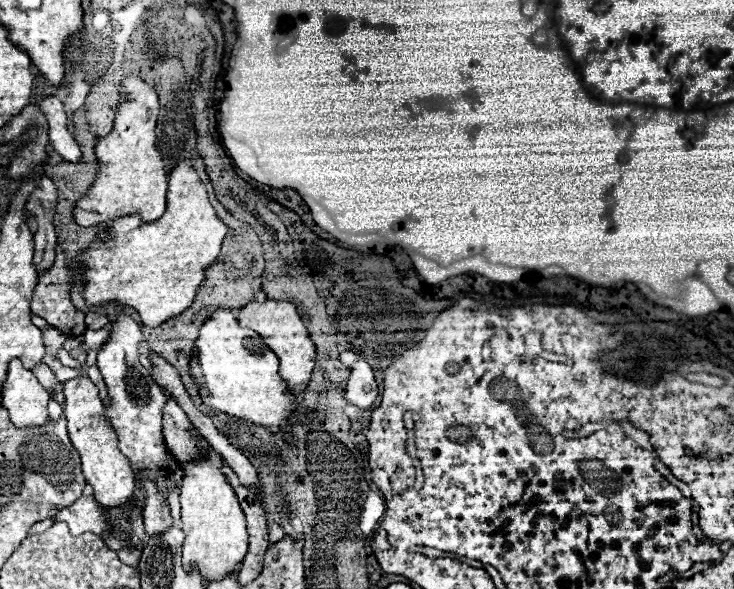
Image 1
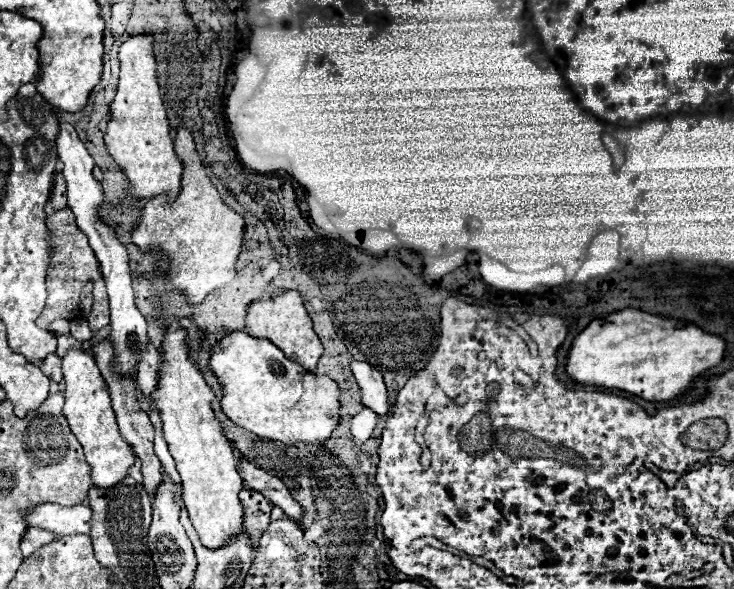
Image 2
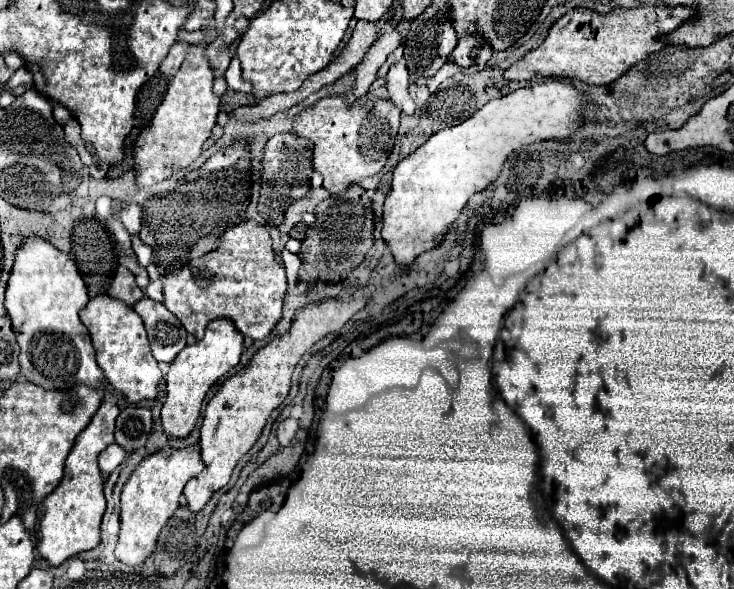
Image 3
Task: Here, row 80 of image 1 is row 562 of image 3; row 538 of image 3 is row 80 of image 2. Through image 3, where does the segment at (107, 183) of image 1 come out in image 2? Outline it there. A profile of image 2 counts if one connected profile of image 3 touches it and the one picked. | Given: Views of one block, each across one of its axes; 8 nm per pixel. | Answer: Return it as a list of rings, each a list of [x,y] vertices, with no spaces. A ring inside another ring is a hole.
[[[138,34],[126,40],[118,50],[120,80],[114,102],[110,106],[112,118],[108,122],[104,144],[108,154],[116,160],[116,164],[120,164],[120,170],[128,180],[130,198],[150,200],[154,196],[166,194],[168,202],[172,202],[180,192],[182,164],[174,154],[174,144],[170,138],[170,126],[166,120],[166,110],[156,80],[156,60],[152,56],[152,42],[152,36]]]

